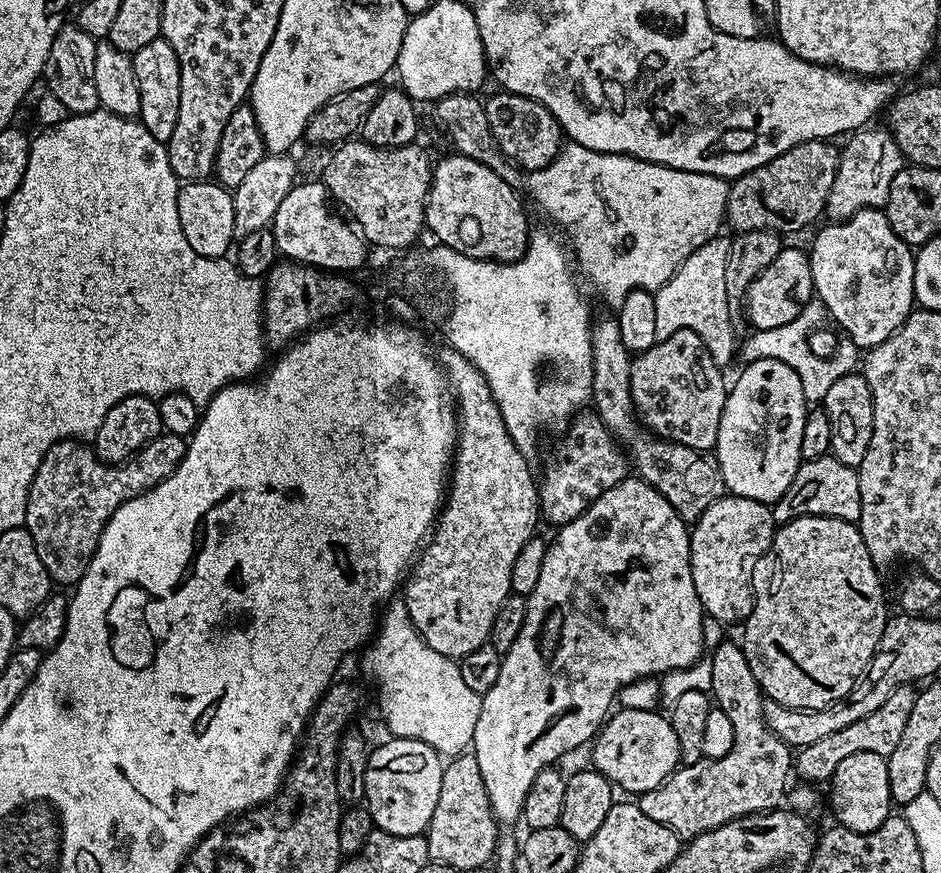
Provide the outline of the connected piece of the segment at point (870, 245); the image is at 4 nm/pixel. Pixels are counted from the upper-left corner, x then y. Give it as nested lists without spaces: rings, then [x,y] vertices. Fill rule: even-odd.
[[[867,208],[861,212],[854,213],[849,220],[828,222],[825,223],[825,225],[825,228],[813,238],[812,248],[810,247],[810,251],[808,252],[810,270],[812,271],[814,286],[816,287],[815,295],[818,297],[819,303],[824,305],[825,313],[827,313],[831,319],[832,316],[836,319],[837,325],[835,324],[835,327],[839,329],[845,337],[848,335],[861,350],[867,350],[874,346],[878,346],[882,342],[886,342],[886,338],[890,338],[890,334],[897,332],[906,322],[908,315],[914,311],[914,301],[916,299],[916,295],[914,294],[914,266],[916,265],[916,261],[914,259],[913,249],[906,242],[902,242],[902,238],[898,238],[898,234],[894,234],[888,217],[885,216],[883,211],[879,208]]]

